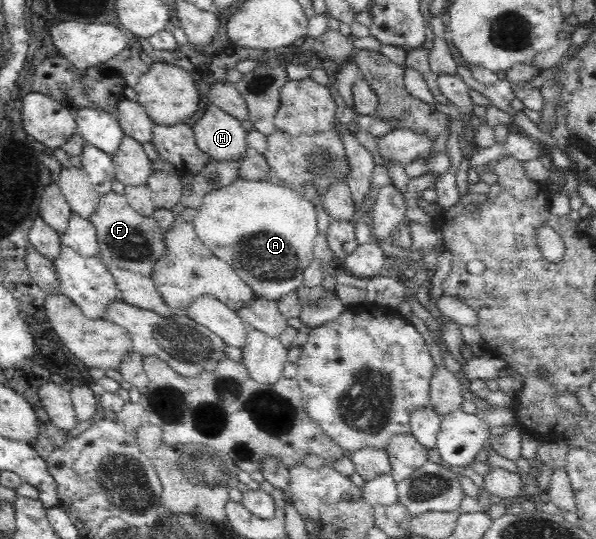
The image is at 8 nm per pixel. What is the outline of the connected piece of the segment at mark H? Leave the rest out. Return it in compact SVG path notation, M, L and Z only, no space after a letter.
M211 102L193 130L196 145L210 156L211 161L231 162L247 154L248 131L234 116Z

